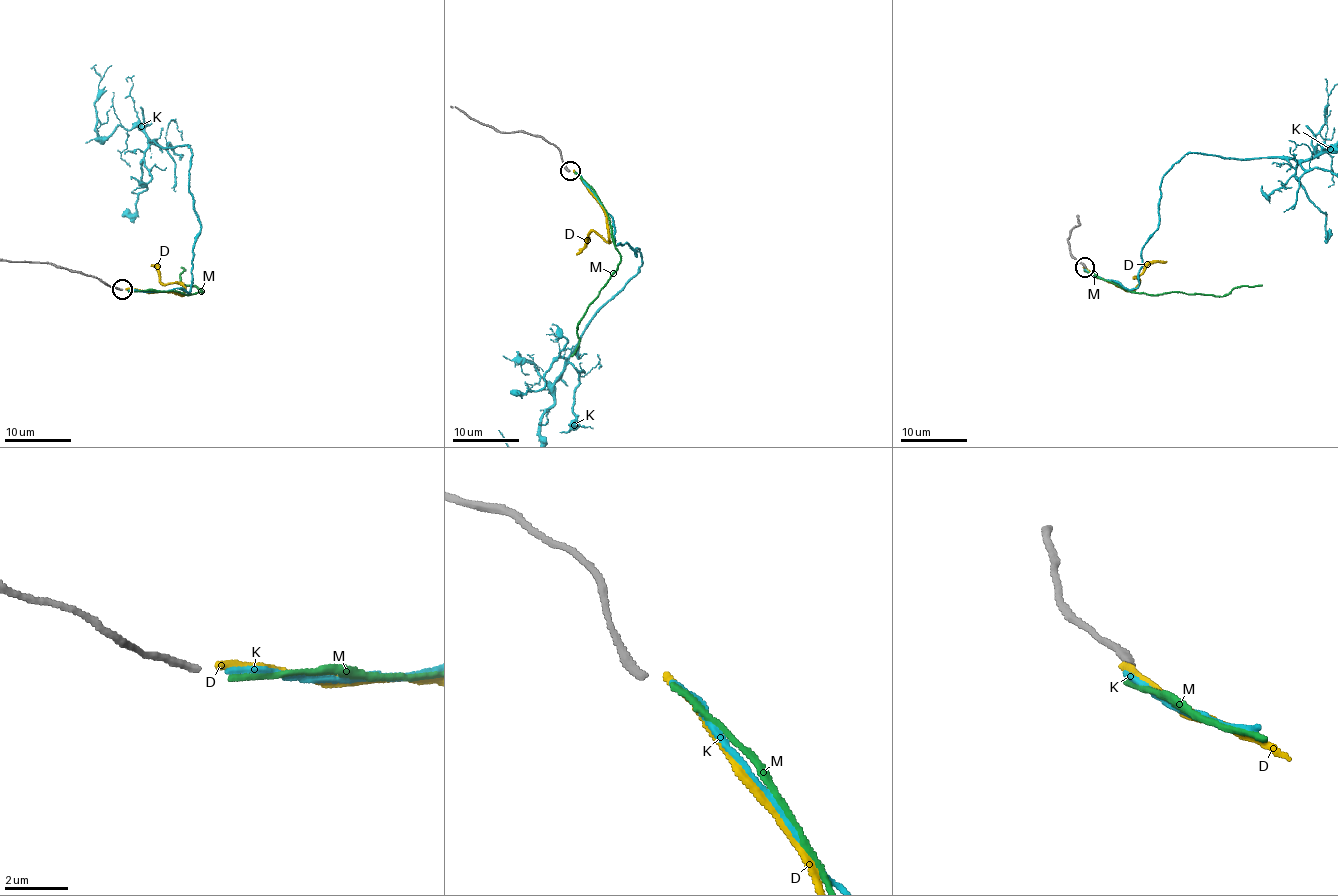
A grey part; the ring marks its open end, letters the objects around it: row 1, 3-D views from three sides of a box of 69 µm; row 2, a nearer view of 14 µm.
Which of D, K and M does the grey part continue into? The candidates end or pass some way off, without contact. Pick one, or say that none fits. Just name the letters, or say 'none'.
K

